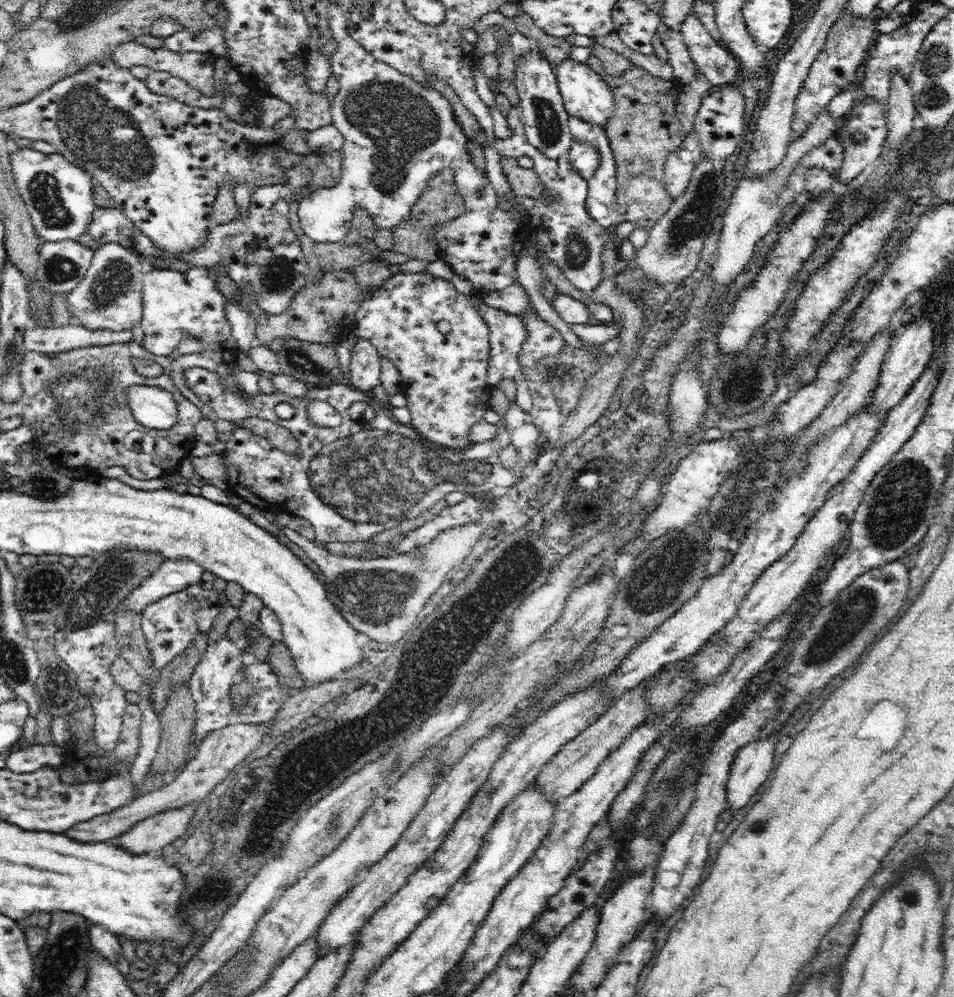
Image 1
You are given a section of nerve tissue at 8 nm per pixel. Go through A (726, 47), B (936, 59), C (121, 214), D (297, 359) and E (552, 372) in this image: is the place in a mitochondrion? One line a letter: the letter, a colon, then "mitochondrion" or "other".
A: other
B: mitochondrion
C: other
D: mitochondrion
E: other

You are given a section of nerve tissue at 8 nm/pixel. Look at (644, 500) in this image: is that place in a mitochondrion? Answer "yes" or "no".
no

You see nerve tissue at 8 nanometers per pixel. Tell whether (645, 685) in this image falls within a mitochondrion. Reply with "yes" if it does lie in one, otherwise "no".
no

